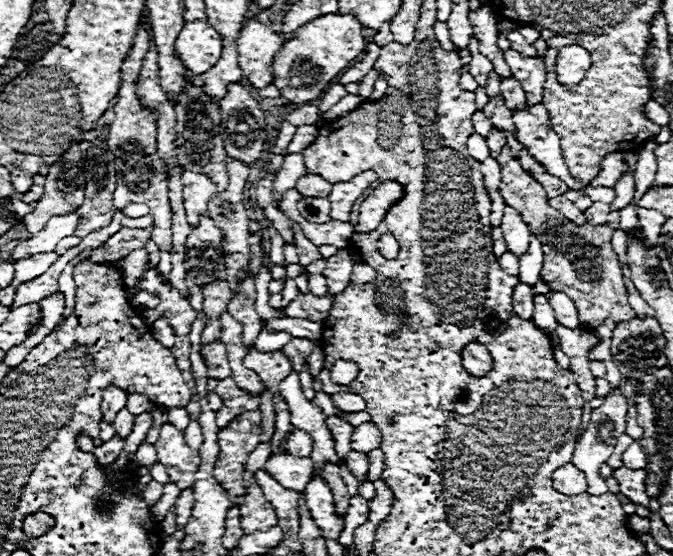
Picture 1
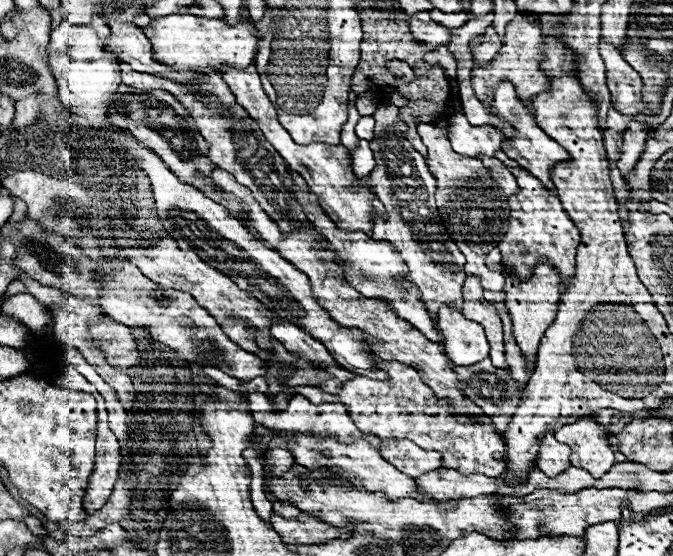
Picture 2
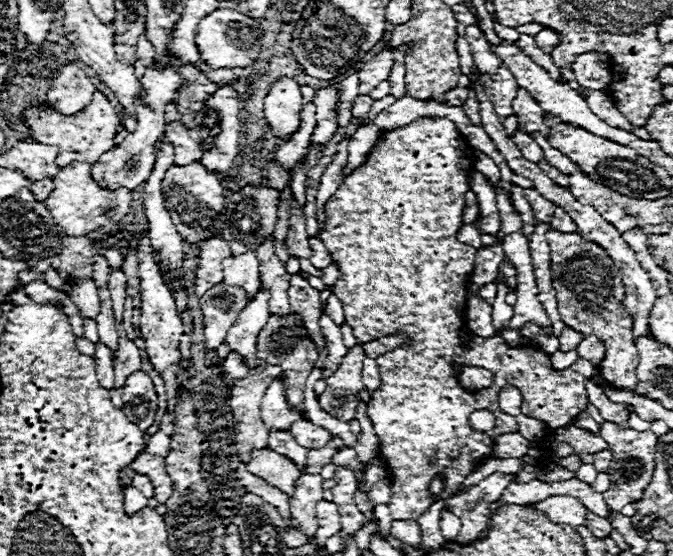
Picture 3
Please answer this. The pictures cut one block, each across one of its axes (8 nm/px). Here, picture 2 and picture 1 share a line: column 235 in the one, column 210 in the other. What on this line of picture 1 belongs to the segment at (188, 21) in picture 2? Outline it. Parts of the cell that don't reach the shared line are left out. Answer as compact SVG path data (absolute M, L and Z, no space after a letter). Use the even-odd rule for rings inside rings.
M186 22L180 30L176 40L176 54L194 74L204 74L208 68L212 68L212 64L216 64L220 58L220 52L222 38L208 22Z

